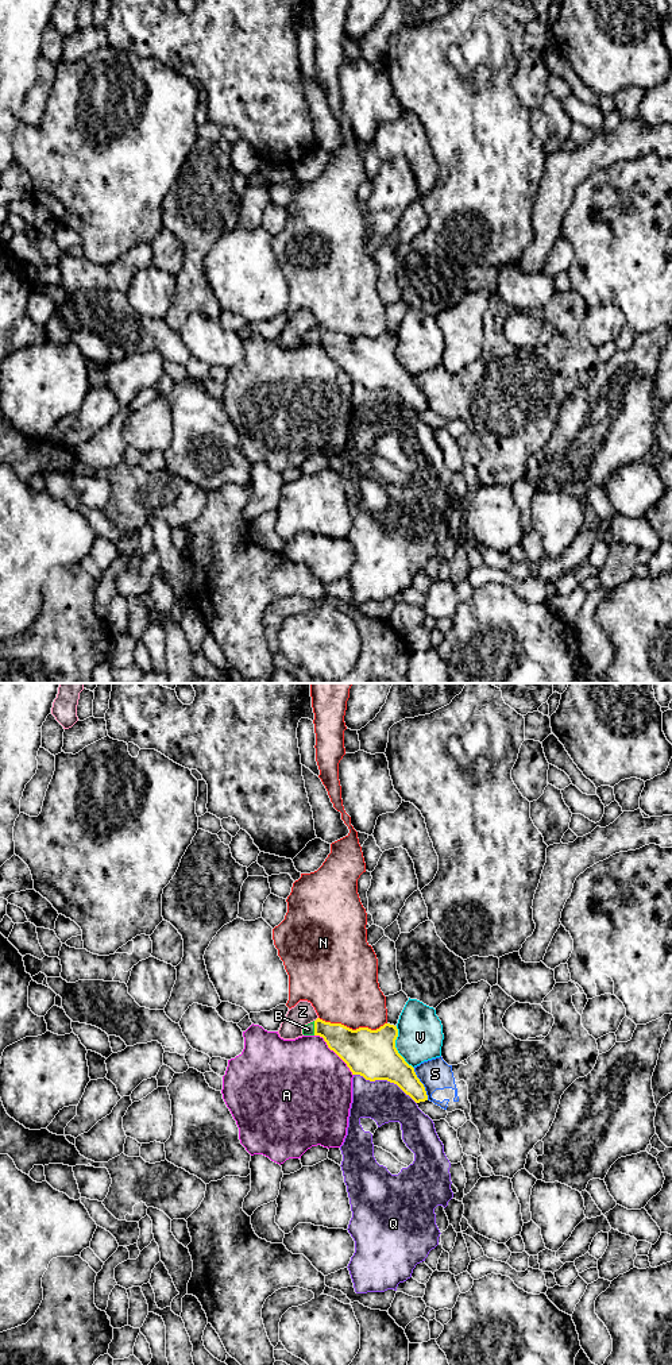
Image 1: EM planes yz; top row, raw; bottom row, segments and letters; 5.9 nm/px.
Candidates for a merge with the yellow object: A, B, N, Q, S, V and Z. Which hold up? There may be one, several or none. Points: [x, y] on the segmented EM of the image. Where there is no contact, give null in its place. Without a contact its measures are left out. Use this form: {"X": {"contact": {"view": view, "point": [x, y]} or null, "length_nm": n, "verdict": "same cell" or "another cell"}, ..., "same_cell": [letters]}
{"A": {"contact": {"view": "yz", "point": [335, 1052]}, "length_nm": 340, "verdict": "another cell"}, "B": {"contact": {"view": "yz", "point": [315, 1028]}, "length_nm": 90, "verdict": "same cell"}, "N": {"contact": {"view": "yz", "point": [351, 1029]}, "length_nm": 400, "verdict": "another cell"}, "Q": {"contact": {"view": "yz", "point": [385, 1079]}, "length_nm": 420, "verdict": "another cell"}, "S": {"contact": {"view": "yz", "point": [423, 1084]}, "length_nm": 220, "verdict": "another cell"}, "V": {"contact": {"view": "yz", "point": [396, 1048]}, "length_nm": 280, "verdict": "another cell"}, "Z": {"contact": {"view": "yz", "point": [316, 1020]}, "length_nm": 40, "verdict": "another cell"}, "same_cell": ["B"]}

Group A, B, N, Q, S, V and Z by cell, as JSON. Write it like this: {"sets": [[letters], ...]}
{"sets": [["A"], ["B"], ["N"], ["Q"], ["S"], ["V"], ["Z"]]}

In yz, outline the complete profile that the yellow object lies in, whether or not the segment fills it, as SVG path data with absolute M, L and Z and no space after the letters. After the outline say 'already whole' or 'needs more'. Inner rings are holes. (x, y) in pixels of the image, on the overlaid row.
M320 1018L302 1029L304 1036L320 1036L349 1068L352 1075L366 1080L387 1080L397 1084L416 1103L428 1100L424 1084L395 1048L398 1029L385 1023L376 1030L359 1027L352 1030L341 1023Z | needs more

